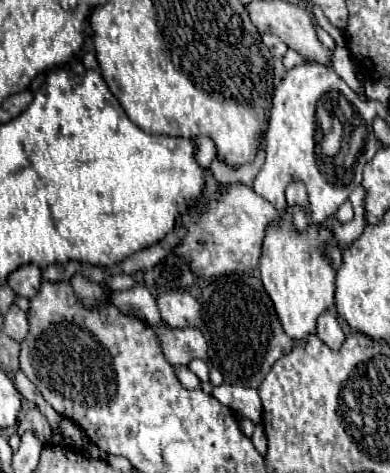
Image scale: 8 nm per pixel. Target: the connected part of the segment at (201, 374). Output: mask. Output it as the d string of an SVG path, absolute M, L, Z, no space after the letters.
M193 359L193 361L189 361L189 365L187 365L203 383L207 383L209 381L209 367L201 361L201 359Z

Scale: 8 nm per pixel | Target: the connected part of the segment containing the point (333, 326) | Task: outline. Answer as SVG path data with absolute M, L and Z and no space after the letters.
M325 311L325 313L321 313L321 315L317 317L317 337L319 337L325 345L329 345L331 349L339 349L339 347L343 345L345 335L343 335L343 329L341 329L341 325L337 323L337 317L335 317L333 313Z

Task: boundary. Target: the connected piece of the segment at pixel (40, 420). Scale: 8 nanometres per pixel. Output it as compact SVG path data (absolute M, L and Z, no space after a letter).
M35 407L31 409L17 425L17 435L21 437L25 431L33 431L41 443L49 443L51 437L53 437L53 431L51 431L51 425L47 423L47 419L41 415L41 411Z

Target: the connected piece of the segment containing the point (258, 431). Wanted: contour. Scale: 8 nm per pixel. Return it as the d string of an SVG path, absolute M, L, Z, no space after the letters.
M257 425L255 427L255 433L253 433L253 445L255 445L255 449L261 453L261 455L265 455L267 453L267 437L265 437L265 431L263 431L263 425Z

